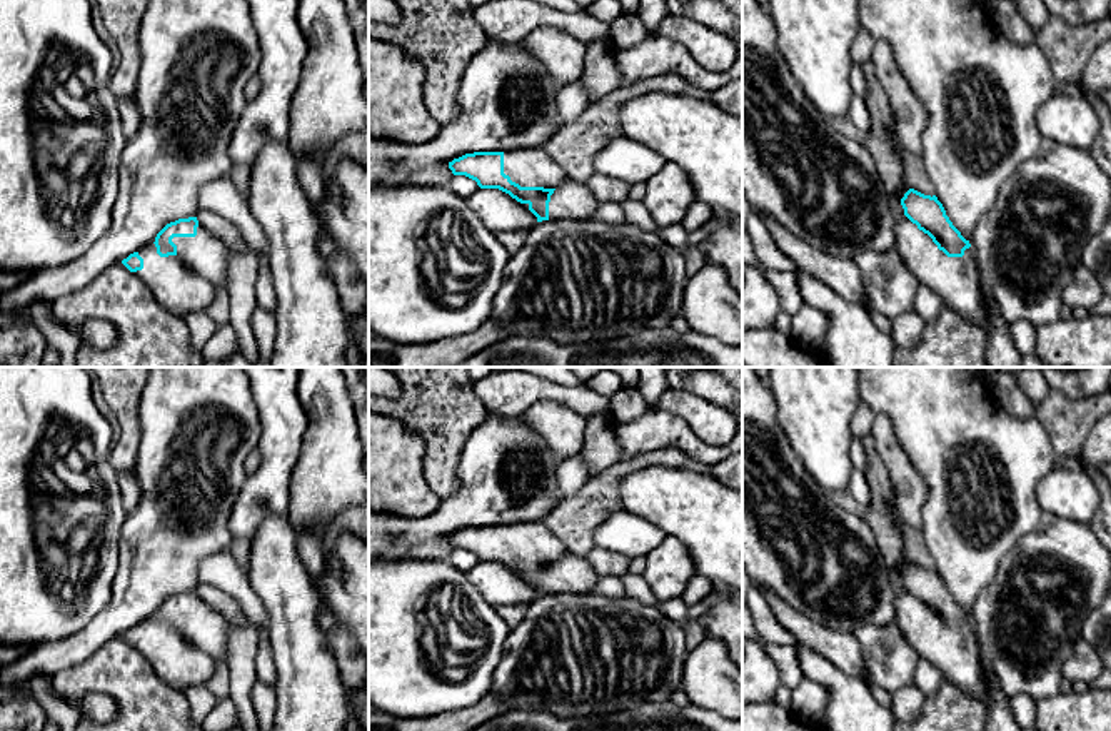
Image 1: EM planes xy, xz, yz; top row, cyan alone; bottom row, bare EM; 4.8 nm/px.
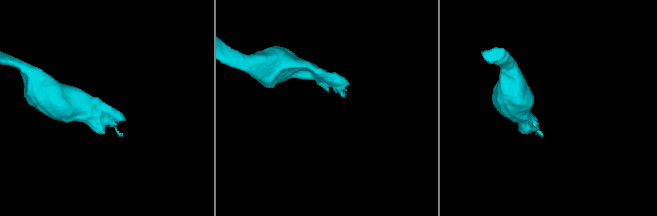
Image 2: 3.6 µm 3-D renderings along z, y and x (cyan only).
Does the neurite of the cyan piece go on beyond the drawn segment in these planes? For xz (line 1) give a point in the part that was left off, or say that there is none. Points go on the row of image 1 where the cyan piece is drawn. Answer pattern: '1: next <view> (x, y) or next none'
1: next xz (571, 199)

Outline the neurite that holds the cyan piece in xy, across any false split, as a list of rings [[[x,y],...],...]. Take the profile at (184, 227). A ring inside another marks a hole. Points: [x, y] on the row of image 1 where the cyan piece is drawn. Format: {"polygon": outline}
{"polygon": [[[197,217],[178,219],[167,224],[155,237],[160,257],[178,255],[217,289],[227,287],[227,247],[209,232]]]}

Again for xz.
{"polygon": [[[474,152],[449,162],[454,175],[465,175],[480,189],[499,189],[520,204],[527,204],[537,222],[569,219],[591,220],[597,199],[582,184],[571,179],[556,189],[520,187],[504,174],[504,152]]]}

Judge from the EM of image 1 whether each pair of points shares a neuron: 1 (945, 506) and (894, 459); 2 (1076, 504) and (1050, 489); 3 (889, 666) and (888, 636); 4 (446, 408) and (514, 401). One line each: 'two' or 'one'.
1: two
2: one
3: one
4: two

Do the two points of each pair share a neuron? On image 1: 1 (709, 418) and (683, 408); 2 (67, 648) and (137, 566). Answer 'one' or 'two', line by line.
1: one
2: one

